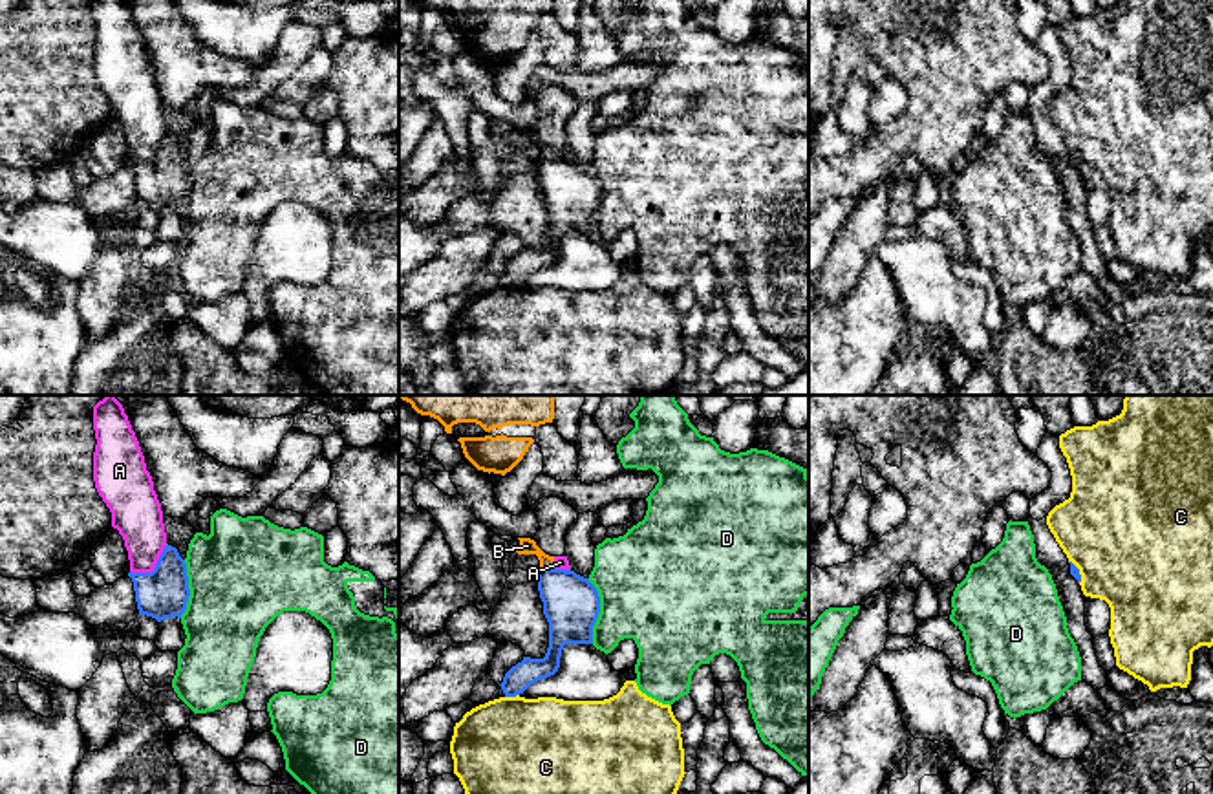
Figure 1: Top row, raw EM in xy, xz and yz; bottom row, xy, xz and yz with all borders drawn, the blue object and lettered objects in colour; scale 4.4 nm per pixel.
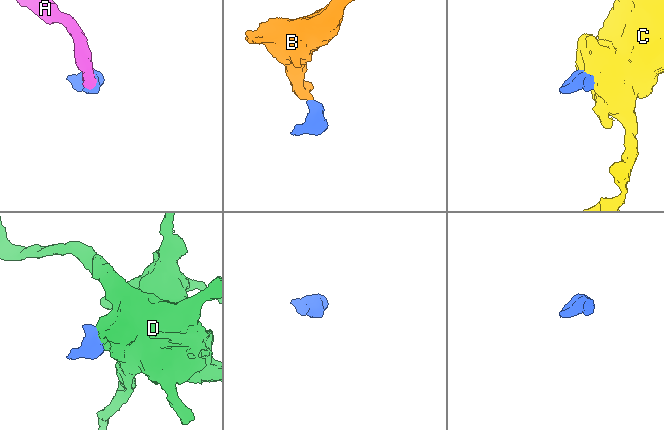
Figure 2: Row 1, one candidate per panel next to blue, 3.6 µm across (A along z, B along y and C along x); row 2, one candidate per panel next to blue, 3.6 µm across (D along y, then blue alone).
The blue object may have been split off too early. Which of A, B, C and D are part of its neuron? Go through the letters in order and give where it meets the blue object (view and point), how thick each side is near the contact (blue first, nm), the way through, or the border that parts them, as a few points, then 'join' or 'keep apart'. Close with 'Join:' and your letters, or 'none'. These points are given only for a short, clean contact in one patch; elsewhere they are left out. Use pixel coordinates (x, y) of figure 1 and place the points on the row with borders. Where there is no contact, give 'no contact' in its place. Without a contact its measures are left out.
A: meets blue in xy at (154, 568); 220 nm thick on the blue side, 220 nm on the other; keep apart
B: meets blue in xz at (546, 569); 260 nm thick on the blue side, 70 nm on the other; runs through xz (571, 604), (546, 569), (546, 560), (527, 546); join
C: meets blue in xz at (511, 696); 120 nm thick on the blue side, 440 nm on the other; keep apart
D: meets blue in xz at (599, 611); 260 nm thick on the blue side, 460 nm on the other; border along xz (588, 579), (599, 597), (593, 643); keep apart
Join: B

